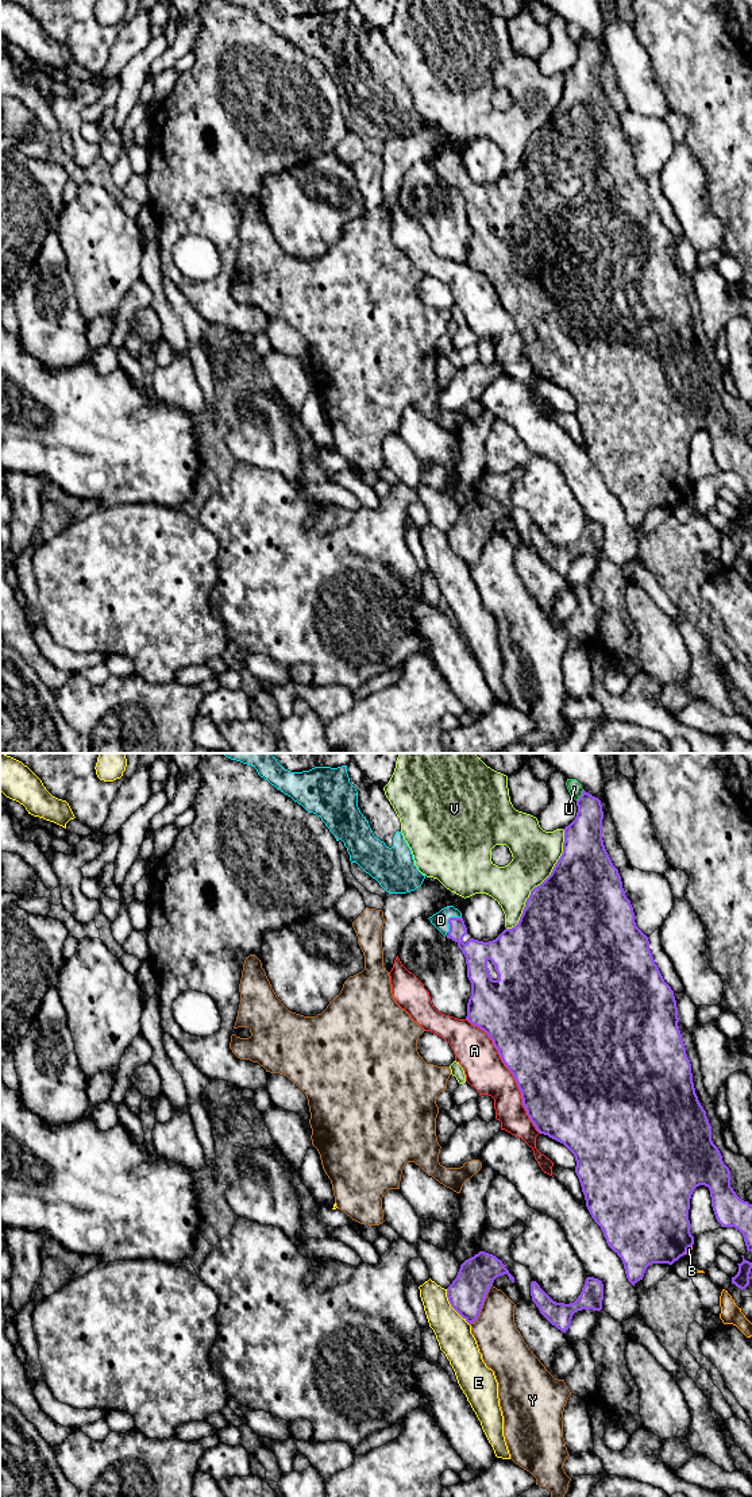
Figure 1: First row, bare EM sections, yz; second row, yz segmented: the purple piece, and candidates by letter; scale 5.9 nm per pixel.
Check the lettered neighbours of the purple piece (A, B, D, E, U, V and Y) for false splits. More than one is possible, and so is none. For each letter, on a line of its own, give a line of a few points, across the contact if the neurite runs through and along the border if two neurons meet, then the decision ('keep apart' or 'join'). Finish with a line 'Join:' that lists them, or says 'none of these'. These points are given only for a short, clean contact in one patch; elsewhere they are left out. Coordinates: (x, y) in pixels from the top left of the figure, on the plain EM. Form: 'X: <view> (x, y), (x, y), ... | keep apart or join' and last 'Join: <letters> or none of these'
A: keep apart
B: keep apart
D: yz (475, 196), (459, 185), (448, 164), (440, 164) | join
E: keep apart
U: keep apart
V: keep apart
Y: keep apart
Join: D

